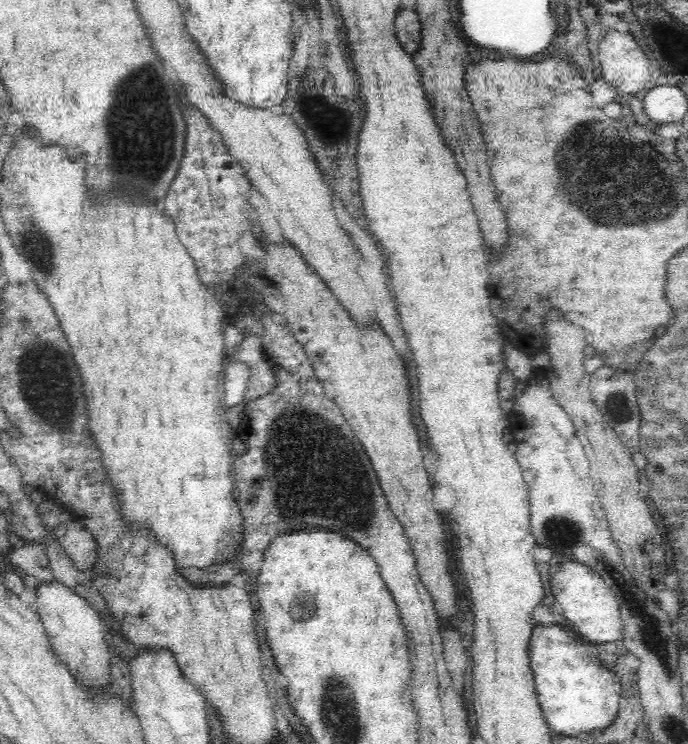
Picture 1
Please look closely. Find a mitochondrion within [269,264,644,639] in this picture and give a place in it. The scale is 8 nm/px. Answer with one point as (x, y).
(563, 531)

